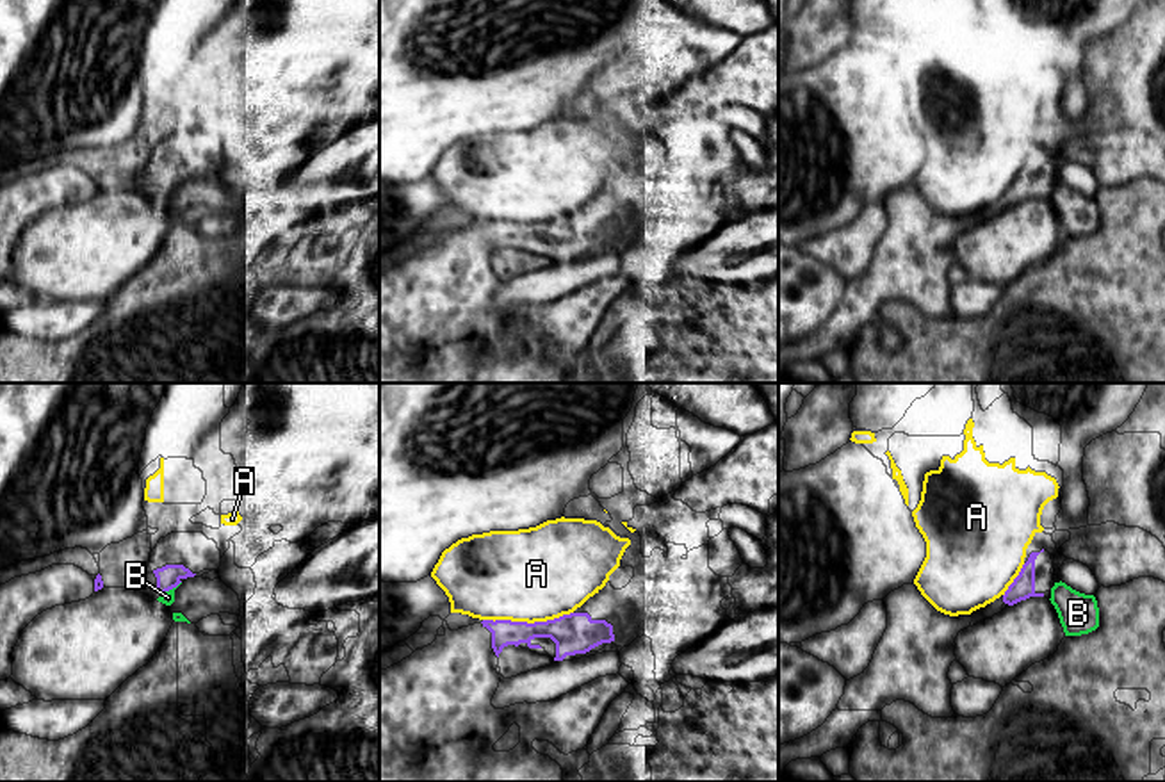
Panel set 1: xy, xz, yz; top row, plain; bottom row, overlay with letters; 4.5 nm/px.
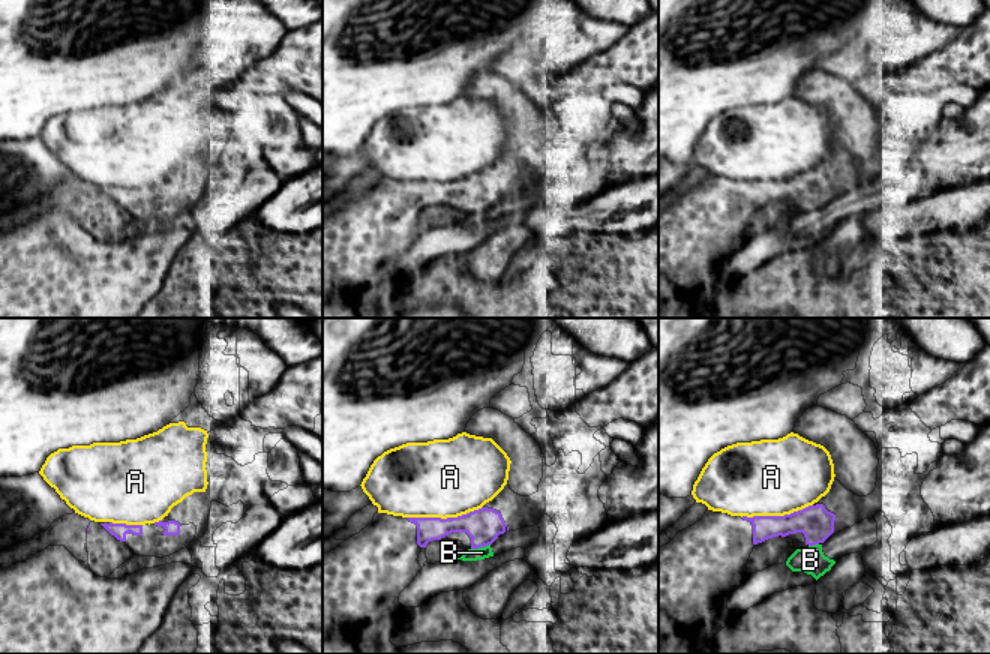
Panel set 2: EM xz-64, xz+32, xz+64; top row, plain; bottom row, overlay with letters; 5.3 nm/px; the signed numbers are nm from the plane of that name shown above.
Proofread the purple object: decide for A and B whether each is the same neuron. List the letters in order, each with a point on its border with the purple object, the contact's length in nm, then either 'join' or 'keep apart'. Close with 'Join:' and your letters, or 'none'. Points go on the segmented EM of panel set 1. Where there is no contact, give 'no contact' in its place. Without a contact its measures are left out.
A: meets purple in xz at (526, 622); contact 400 nm long; keep apart
B: meets purple in xy at (170, 588); contact 120 nm long; keep apart
Join: none

